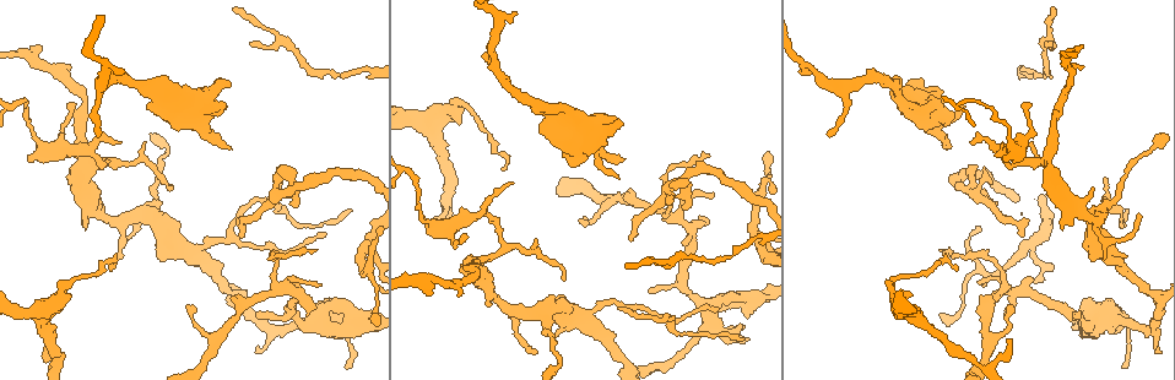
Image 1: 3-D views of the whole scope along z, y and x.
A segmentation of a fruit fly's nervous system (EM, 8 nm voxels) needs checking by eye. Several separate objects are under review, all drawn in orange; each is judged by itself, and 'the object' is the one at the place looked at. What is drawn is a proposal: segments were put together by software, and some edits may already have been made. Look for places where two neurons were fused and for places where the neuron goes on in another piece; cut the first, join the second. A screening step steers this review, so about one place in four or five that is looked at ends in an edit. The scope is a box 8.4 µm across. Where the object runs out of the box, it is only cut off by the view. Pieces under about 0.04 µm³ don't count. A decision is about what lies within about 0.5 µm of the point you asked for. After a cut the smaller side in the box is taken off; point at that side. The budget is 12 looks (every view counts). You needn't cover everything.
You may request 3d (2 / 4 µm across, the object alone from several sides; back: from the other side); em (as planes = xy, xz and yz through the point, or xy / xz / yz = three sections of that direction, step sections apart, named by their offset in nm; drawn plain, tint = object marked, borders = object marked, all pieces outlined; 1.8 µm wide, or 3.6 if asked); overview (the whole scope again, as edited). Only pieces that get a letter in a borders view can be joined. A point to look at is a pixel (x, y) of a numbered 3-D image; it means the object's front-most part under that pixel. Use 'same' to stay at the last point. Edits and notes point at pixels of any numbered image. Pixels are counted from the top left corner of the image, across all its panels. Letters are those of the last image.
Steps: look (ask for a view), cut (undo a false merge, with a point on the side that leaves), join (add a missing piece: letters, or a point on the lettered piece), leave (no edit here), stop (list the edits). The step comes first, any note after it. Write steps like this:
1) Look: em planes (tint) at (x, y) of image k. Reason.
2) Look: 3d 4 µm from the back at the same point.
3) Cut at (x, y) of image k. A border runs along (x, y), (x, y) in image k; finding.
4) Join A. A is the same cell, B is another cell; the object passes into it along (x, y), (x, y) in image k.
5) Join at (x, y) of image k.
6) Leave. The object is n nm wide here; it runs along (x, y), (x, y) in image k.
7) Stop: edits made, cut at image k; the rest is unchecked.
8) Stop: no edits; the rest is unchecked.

Look: 3d 2 µm at (1008, 340) of image 1. Branch stops here.

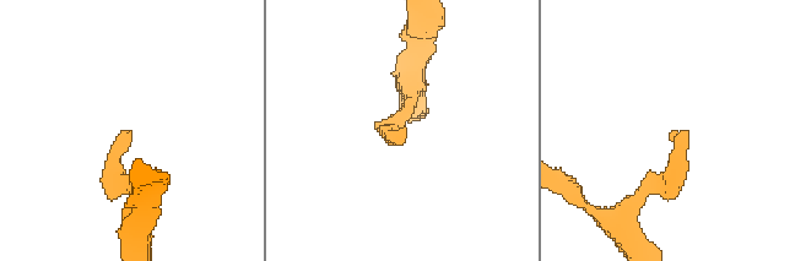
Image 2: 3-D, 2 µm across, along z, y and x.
Look: em yz step 16 (borders) at (404, 129) of image 2.

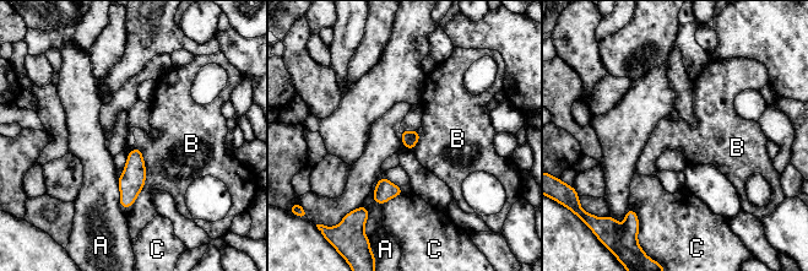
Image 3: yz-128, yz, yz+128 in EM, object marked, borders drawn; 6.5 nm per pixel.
Look: em planes (borders) at the same point.

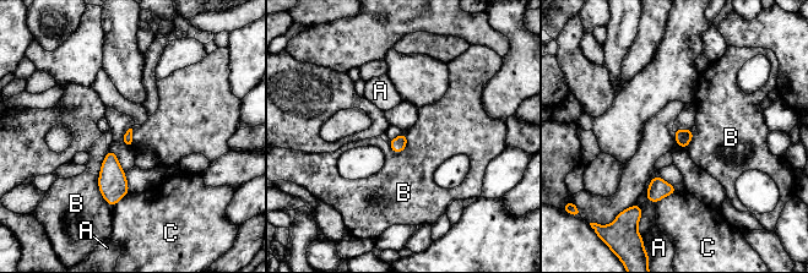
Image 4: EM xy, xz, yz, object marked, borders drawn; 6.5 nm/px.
Leave. The longest contact is with B, 380 nm; A, B and C are other cells; a border runs along (107, 151), (98, 190), (112, 207) in image 4; none of them fits.

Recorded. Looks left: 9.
Look: em xy step 8 (plain) at (148, 104) of image 1. Free end.

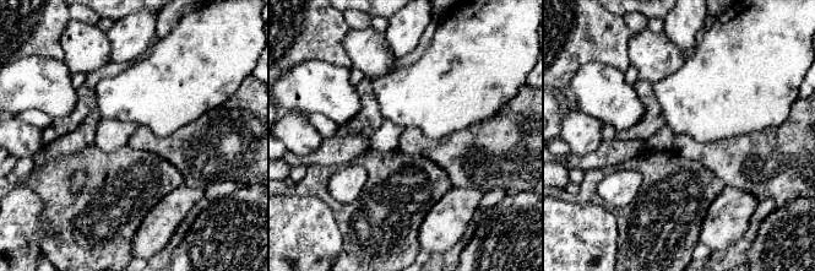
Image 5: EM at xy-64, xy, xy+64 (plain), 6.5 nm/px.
Look: em xy step 8 (borders) at the same point. See the neighbours.

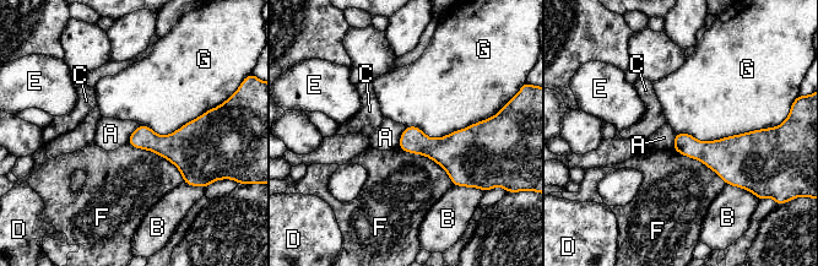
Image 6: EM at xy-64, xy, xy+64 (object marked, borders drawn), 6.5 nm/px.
Leave. A, B, C, D, E, F and G are other cells; a border runs along (405, 126), (397, 146) in image 6; no lettered piece goes on from it.

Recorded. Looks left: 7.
Look: em planes (borders) at (634, 234) of image 1. Branch stops here.

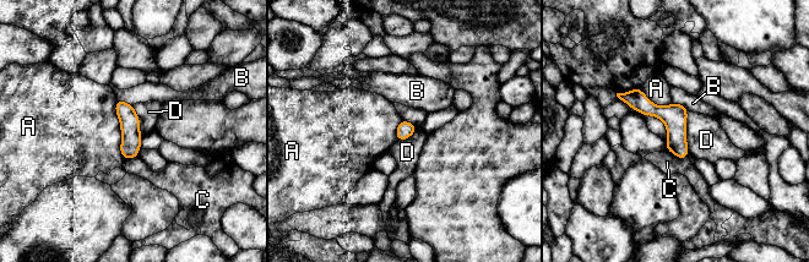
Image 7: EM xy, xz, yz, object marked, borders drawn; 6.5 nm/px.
Leave. The longest contact is with A, 400 nm; A, B, C and D are other cells; it runs along (622, 96), (661, 112), (684, 154) in image 7; no lettered piece goes on from it.

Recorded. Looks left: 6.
Look: em xz step 4 (tint) at (622, 162) of image 1. Branch stops here.

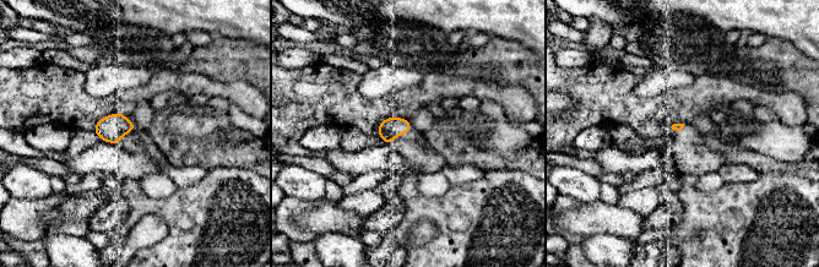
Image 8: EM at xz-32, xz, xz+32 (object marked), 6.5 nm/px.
Look: em planes (borders) at the same point. Cut it another way.

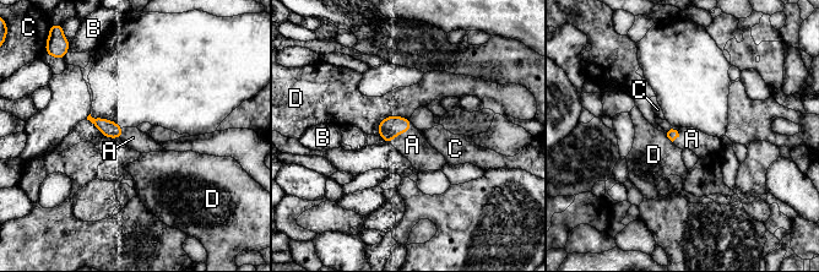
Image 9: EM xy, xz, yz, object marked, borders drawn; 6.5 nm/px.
Join A. A is the same cell, B, C and D are other cells; the neuron continues.

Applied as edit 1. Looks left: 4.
Look: overview. See it whole again.

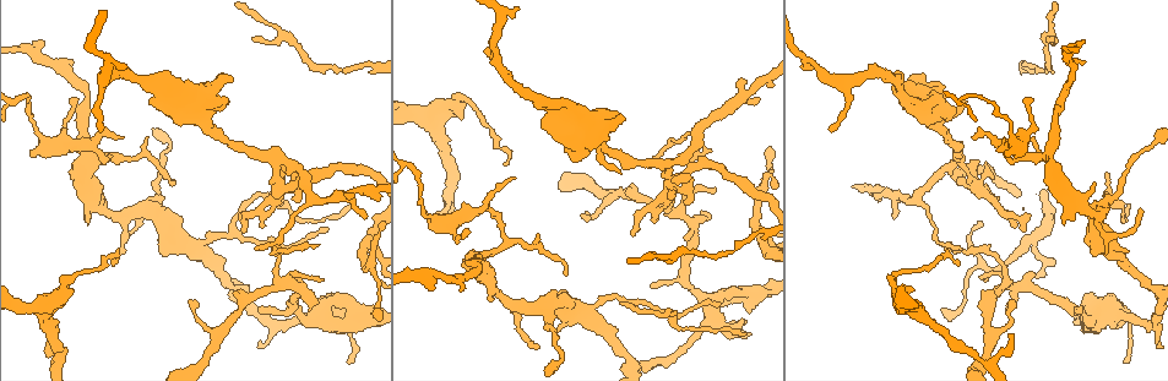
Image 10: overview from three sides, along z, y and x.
Look: em planes (borders) at (1089, 296) of image 10. Free end.

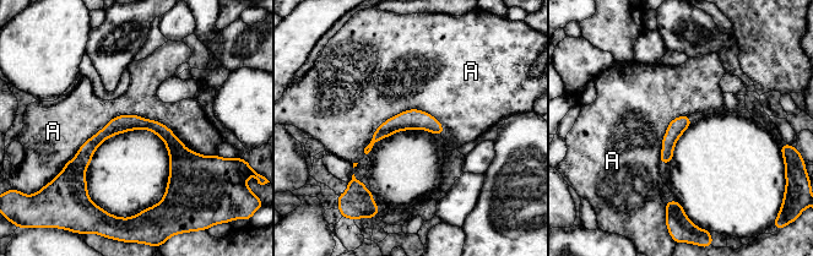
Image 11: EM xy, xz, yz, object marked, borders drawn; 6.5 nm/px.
Leave. The object is 110 nm wide here; A is another cell; none of them fits.

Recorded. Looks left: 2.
Stop: edits made, join at image 9; the rest is unchecked.

